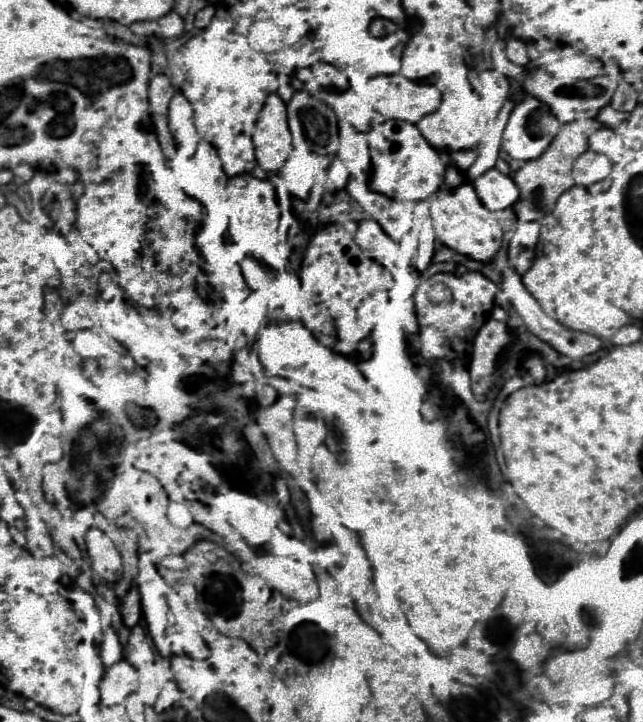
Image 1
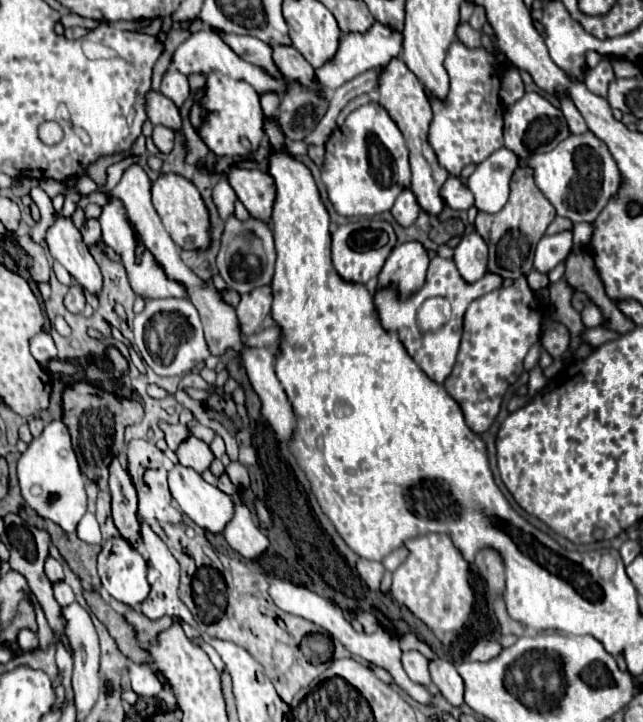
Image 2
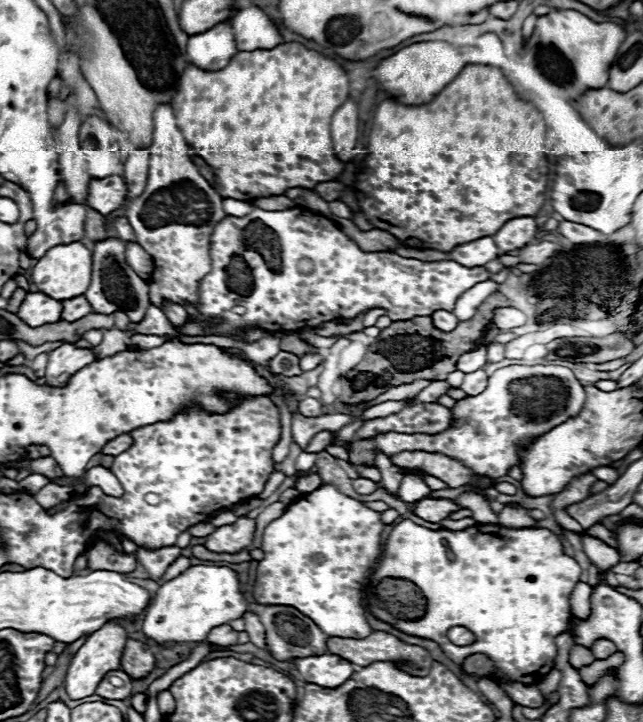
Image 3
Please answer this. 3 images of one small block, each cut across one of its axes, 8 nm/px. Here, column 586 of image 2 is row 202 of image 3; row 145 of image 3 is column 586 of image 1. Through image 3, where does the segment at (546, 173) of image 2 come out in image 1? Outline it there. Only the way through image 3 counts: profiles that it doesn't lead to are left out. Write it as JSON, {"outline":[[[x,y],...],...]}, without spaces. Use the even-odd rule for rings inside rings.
{"outline":[[[588,150],[574,162],[574,182],[582,186],[590,186],[598,180],[608,178],[612,172],[612,166],[614,164],[608,156]]]}

